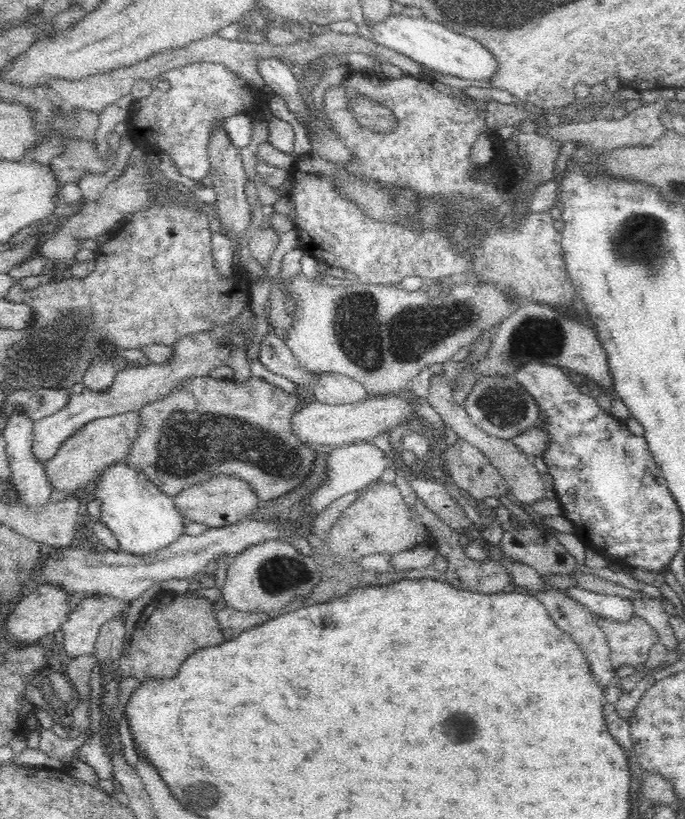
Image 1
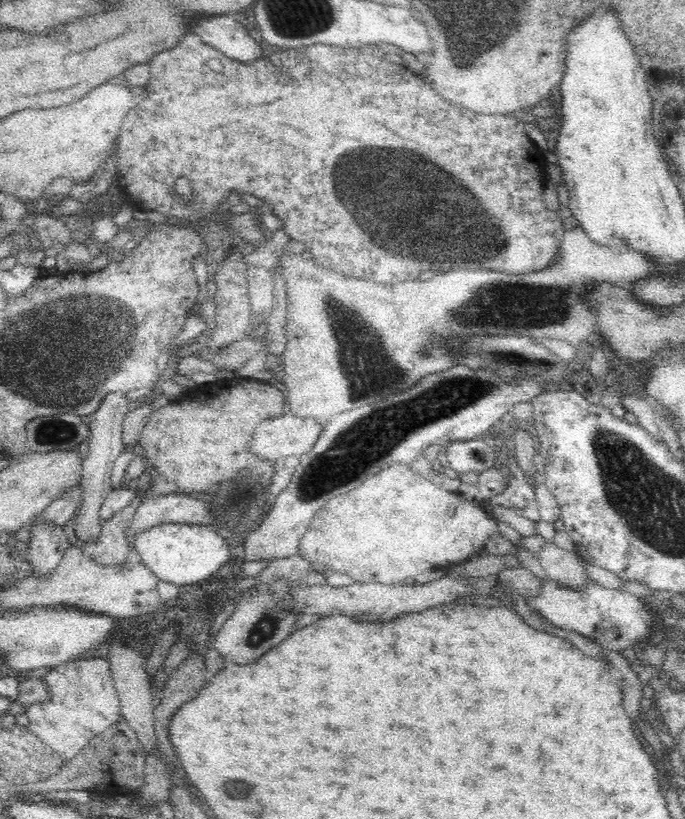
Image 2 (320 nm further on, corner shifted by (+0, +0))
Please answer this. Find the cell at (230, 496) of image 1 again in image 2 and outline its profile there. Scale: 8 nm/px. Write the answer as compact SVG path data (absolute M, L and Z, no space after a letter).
M167 494L148 497L136 509L126 531L126 537L134 549L137 535L140 532L170 523L190 523L212 526L211 516L207 504L192 495Z

